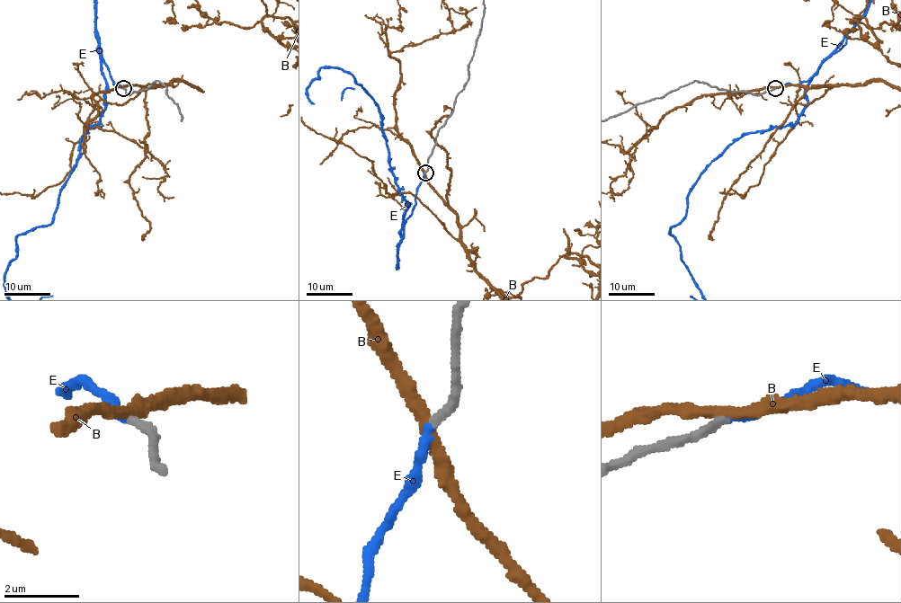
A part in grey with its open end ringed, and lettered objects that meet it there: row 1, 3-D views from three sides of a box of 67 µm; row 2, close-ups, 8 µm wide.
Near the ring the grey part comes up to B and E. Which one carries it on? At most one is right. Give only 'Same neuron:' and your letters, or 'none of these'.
Same neuron: E

